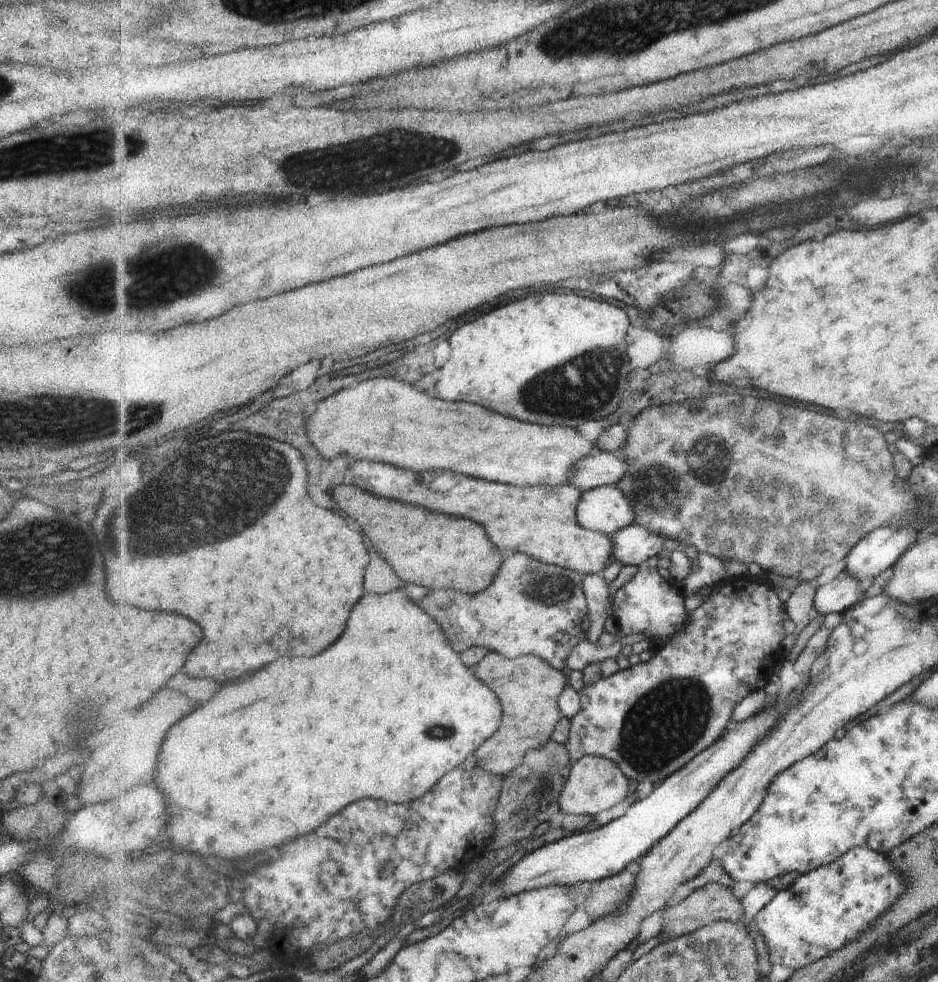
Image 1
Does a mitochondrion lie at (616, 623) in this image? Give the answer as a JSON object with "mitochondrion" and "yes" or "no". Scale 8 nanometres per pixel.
{"mitochondrion":"no"}

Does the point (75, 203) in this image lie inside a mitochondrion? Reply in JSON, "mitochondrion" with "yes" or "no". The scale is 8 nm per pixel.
{"mitochondrion":"no"}

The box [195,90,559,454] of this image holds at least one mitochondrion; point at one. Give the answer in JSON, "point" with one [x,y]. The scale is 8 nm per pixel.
{"point":[381,160]}

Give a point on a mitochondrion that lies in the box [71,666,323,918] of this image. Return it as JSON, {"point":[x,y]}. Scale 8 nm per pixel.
{"point":[182,872]}

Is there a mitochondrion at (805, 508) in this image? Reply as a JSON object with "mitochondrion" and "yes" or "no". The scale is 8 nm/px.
{"mitochondrion":"yes"}

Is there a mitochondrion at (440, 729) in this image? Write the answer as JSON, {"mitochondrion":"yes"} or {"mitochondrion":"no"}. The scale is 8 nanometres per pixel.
{"mitochondrion":"yes"}

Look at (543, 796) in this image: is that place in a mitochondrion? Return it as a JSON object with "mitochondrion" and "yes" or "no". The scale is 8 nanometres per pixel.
{"mitochondrion":"yes"}

